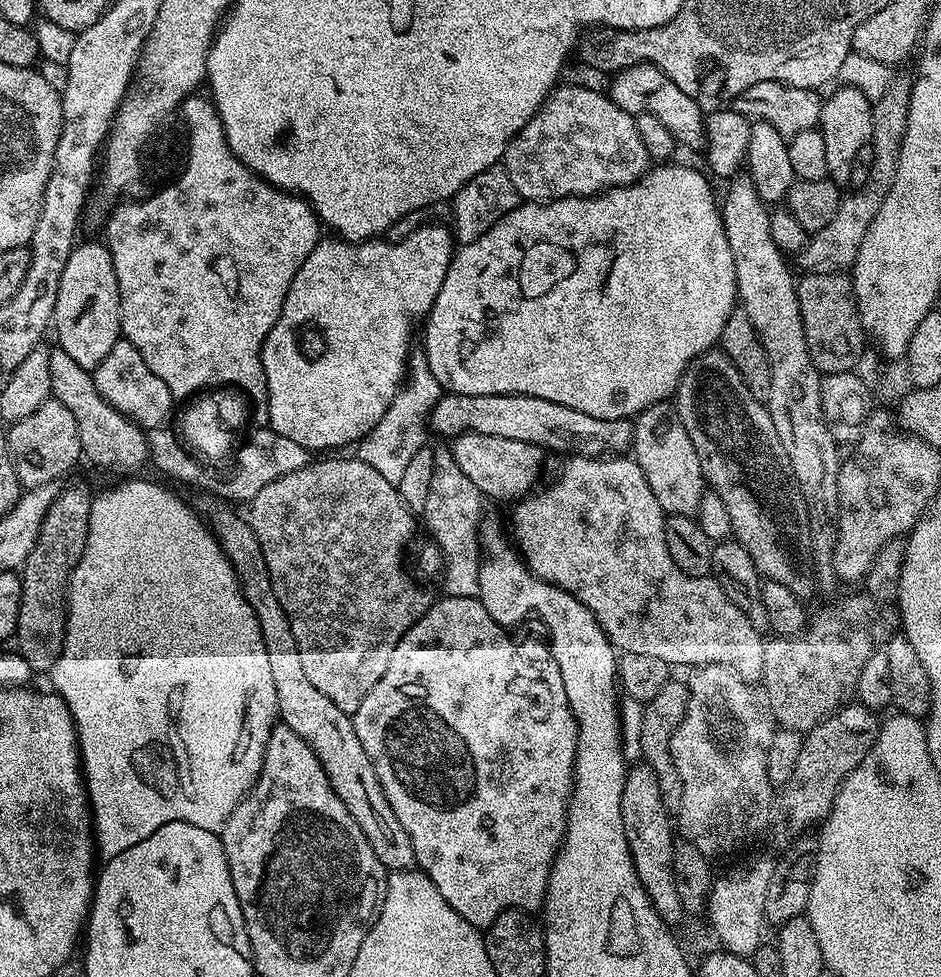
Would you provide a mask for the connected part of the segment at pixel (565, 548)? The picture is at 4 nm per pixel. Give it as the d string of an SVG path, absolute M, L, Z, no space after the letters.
M568 454L563 457L560 464L560 473L549 482L548 488L541 487L530 495L521 499L515 505L516 508L516 540L522 559L531 571L543 580L556 584L562 590L574 594L594 614L598 626L607 634L612 647L620 652L630 654L650 654L654 658L662 658L670 666L676 664L688 664L687 666L699 666L702 664L721 664L730 670L734 670L747 684L755 685L763 681L762 662L764 661L765 637L754 626L750 626L750 618L726 598L722 586L711 575L687 576L678 566L674 566L674 558L670 558L670 550L666 550L666 530L664 521L666 514L662 506L658 506L658 498L654 498L654 490L650 490L650 482L646 482L646 474L642 474L642 466L638 466L635 459L627 455L618 456L578 456Z

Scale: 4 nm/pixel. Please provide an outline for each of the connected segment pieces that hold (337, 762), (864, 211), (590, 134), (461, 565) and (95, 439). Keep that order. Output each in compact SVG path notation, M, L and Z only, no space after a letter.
M208 498L203 515L210 525L212 535L220 544L220 549L228 555L232 569L236 571L242 598L250 602L250 610L254 610L254 618L258 618L262 638L266 642L266 654L270 658L274 690L278 694L276 711L279 719L287 728L294 730L294 734L298 734L298 738L302 738L302 742L306 742L310 750L314 750L324 767L330 786L336 791L338 798L342 798L346 810L350 810L362 834L366 834L374 854L378 854L378 862L382 862L389 873L415 869L416 855L414 846L410 846L410 834L406 834L402 822L398 822L382 790L382 782L378 782L374 762L370 762L370 754L366 754L362 741L358 739L351 715L338 710L338 706L334 706L334 702L330 702L330 698L326 698L326 694L322 694L322 690L318 690L318 686L310 682L306 669L302 667L302 654L298 654L298 642L294 642L294 630L290 630L286 610L282 610L282 602L278 602L278 594L274 594L270 570L266 570L266 558L262 558L258 538L247 519L241 513L239 516L232 508L235 507L231 503Z
M896 78L892 81L886 94L872 105L872 139L874 162L870 162L870 175L866 182L858 186L841 199L838 214L822 226L822 230L811 233L808 242L798 253L798 260L804 270L848 270L856 263L856 255L862 246L862 238L866 238L866 230L870 230L870 222L874 222L874 214L882 210L882 202L886 202L886 194L890 194L890 186L894 186L894 178L898 174L898 158L902 154L902 142L908 129L908 111L910 110L911 83L906 79Z
M561 83L544 99L543 106L508 143L502 167L524 202L547 202L567 196L598 196L610 188L621 188L641 180L650 167L648 147L638 134L636 117L622 110L604 92L586 90L577 84Z
M447 447L436 448L434 452L434 478L430 478L430 491L422 520L428 523L431 543L436 545L443 560L442 577L444 592L449 596L479 597L478 574L482 549L478 539L478 527L482 519L480 512L482 497L478 486L458 470L451 451Z
M56 346L48 353L48 365L50 366L50 386L52 387L51 399L62 402L70 414L74 414L74 422L78 426L78 438L85 461L97 464L100 468L117 468L120 472L132 472L128 474L140 474L150 460L148 450L148 438L145 429L135 424L130 418L126 418L102 394L98 394L98 388L92 381L92 373L87 368L78 366L66 350Z

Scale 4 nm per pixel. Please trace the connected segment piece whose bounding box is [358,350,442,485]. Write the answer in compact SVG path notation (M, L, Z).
M413 351L408 358L406 379L401 384L394 402L390 402L386 414L382 414L377 424L359 441L358 459L366 462L366 466L374 466L374 470L378 470L378 474L382 474L386 482L399 485L406 465L414 459L414 454L418 454L420 448L425 447L424 435L429 435L430 432L428 417L432 415L441 395L438 378L434 378L423 351Z

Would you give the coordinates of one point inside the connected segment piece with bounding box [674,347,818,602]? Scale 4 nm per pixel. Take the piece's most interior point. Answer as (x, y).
(743, 460)

